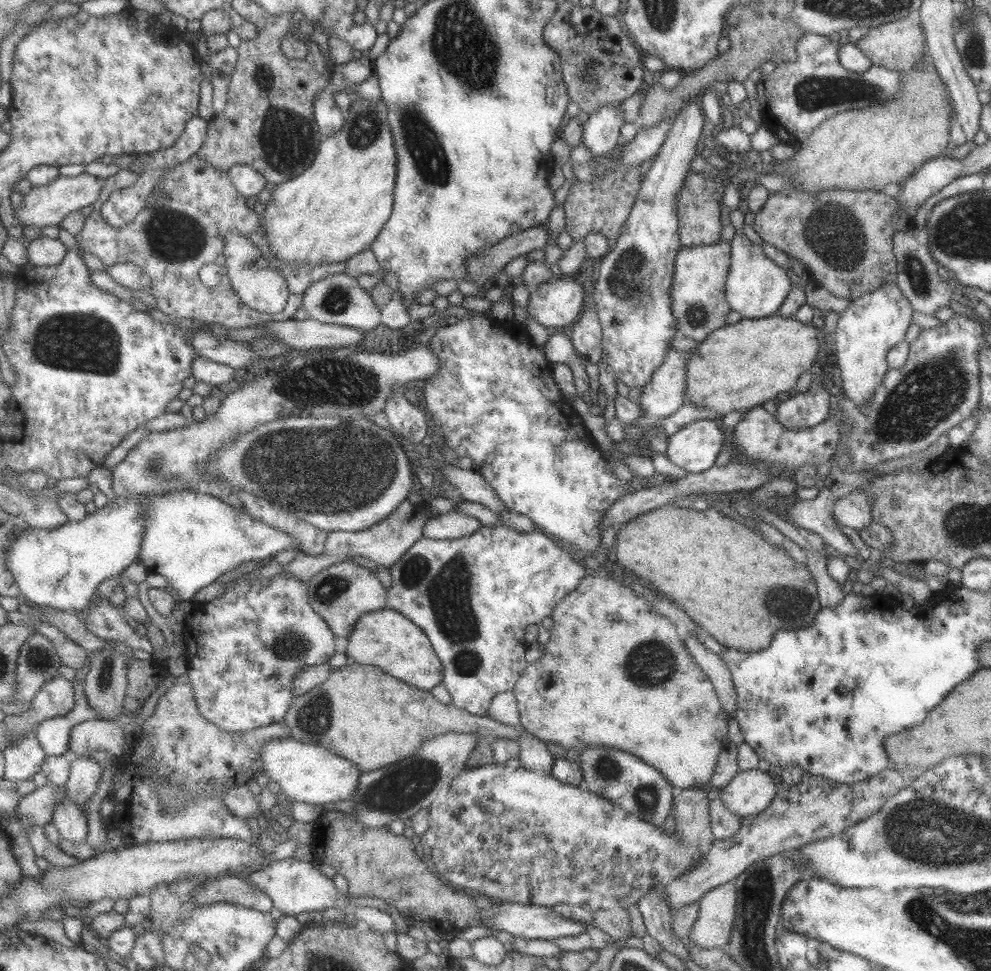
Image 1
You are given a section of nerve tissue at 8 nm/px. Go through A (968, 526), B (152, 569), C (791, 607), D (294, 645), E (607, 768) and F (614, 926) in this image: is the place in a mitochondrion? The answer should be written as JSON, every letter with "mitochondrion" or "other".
{"A":"mitochondrion","B":"other","C":"mitochondrion","D":"mitochondrion","E":"mitochondrion","F":"other"}

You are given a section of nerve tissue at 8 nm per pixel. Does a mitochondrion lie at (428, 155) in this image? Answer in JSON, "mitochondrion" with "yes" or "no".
{"mitochondrion":"yes"}

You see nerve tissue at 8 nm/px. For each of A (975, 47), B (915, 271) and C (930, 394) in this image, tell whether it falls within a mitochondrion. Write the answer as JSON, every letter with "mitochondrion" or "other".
{"A":"mitochondrion","B":"mitochondrion","C":"mitochondrion"}

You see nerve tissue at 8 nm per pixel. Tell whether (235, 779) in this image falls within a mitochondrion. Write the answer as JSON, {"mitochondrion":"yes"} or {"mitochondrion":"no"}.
{"mitochondrion":"no"}

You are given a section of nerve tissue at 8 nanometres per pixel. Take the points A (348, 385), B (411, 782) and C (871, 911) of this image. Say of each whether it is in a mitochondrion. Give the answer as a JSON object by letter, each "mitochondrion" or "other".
{"A":"mitochondrion","B":"mitochondrion","C":"other"}

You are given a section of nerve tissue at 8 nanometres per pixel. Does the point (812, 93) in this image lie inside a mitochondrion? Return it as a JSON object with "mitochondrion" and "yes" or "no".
{"mitochondrion":"yes"}

